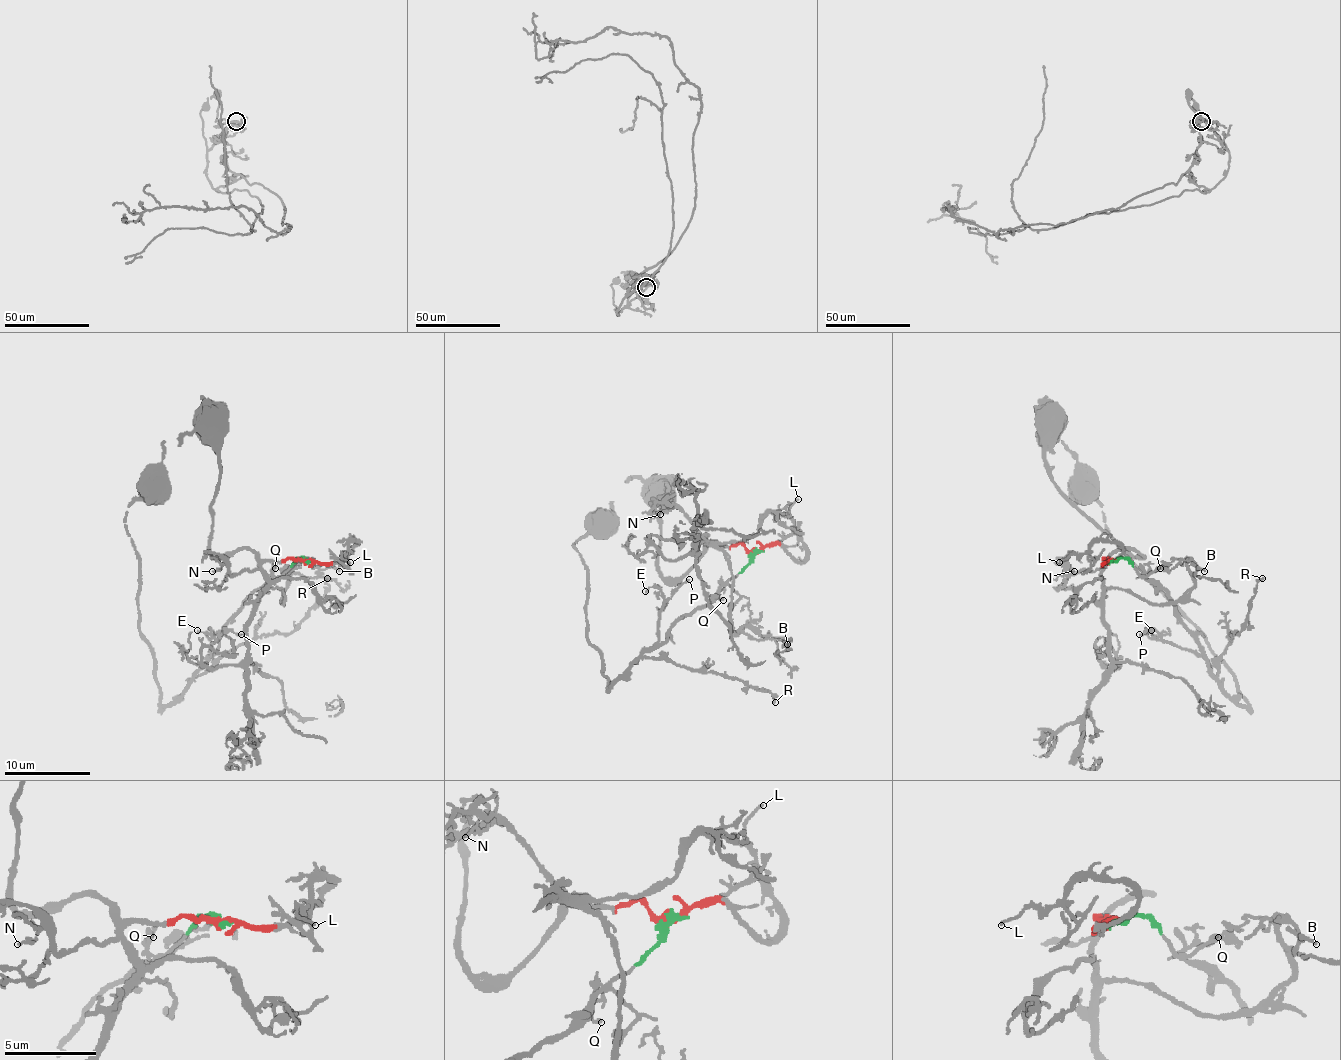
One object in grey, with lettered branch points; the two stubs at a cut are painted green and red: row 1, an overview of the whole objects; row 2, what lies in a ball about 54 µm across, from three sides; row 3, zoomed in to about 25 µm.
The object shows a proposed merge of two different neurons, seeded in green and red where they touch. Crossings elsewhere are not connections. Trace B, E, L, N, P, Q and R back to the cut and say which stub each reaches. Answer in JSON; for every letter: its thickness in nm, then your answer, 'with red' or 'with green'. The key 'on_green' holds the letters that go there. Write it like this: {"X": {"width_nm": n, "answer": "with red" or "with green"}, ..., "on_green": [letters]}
{"B": {"width_nm": 180, "answer": "with red"}, "E": {"width_nm": 140, "answer": "with green"}, "L": {"width_nm": 130, "answer": "with red"}, "N": {"width_nm": 110, "answer": "with red"}, "P": {"width_nm": 150, "answer": "with green"}, "Q": {"width_nm": 150, "answer": "with green"}, "R": {"width_nm": 190, "answer": "with green"}, "on_green": ["E", "P", "Q", "R"]}

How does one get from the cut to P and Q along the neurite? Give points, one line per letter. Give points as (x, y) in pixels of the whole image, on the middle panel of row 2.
P: (754, 553), (745, 566), (717, 592), (700, 606), (685, 613), (662, 641), (657, 613), (690, 579)
Q: (754, 553), (745, 566), (719, 587), (719, 596), (724, 600)

